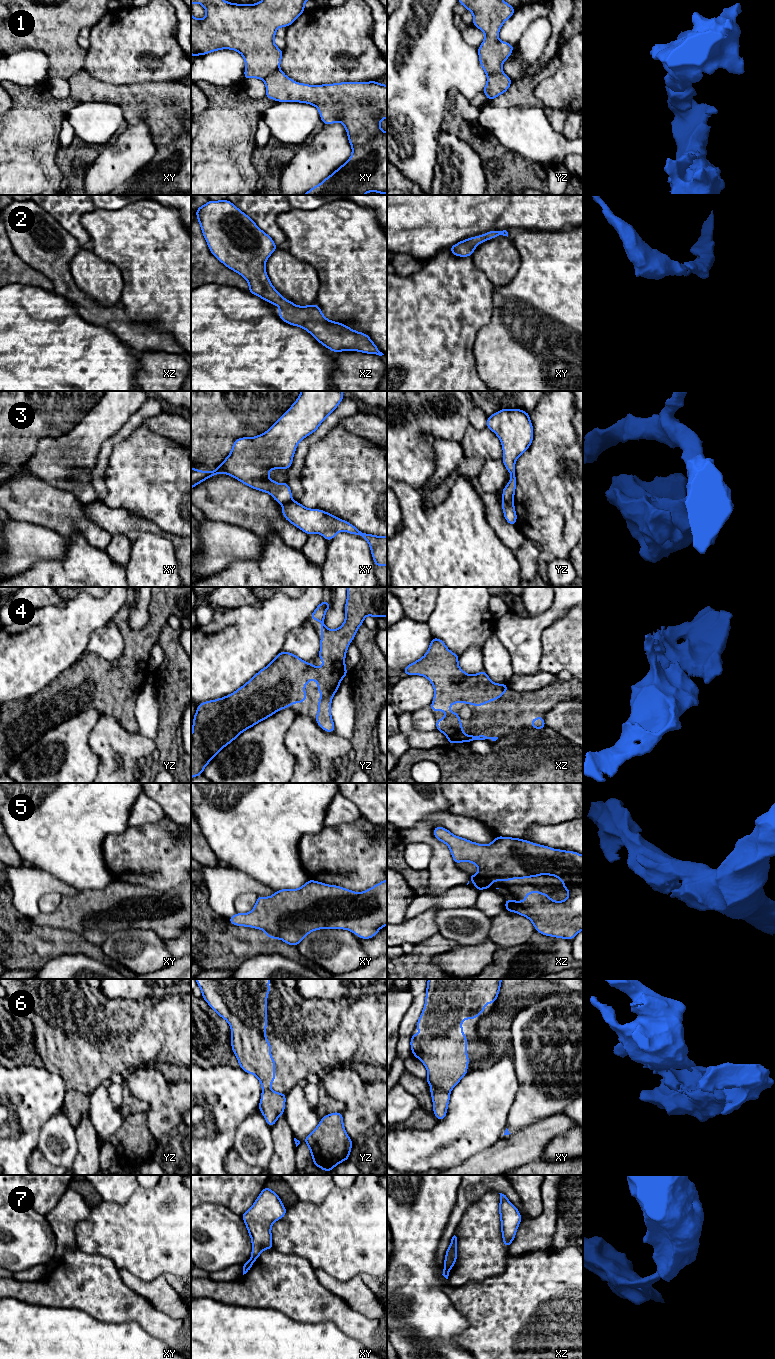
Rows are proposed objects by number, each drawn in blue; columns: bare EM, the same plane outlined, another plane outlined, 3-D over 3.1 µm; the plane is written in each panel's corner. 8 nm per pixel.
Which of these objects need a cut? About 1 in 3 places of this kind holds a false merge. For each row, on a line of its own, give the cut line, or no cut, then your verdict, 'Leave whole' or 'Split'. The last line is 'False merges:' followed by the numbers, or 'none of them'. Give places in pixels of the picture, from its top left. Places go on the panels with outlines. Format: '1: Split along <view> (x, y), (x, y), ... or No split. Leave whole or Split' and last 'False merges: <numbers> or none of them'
1: Split along xy (278, 68), (263, 79). Split
2: No split. Leave whole
3: Split along yz (503, 500), (512, 502). Split
4: No split. Leave whole
5: No split. Leave whole
6: Split along xy (432, 1086), (449, 1091). Split
7: Split along xz (444, 1266), (449, 1270). Split
False merges: 1, 3, 6, 7

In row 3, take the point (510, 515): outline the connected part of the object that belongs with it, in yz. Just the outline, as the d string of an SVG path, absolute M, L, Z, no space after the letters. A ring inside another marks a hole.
M502 501L502 510L505 520L512 526L515 526L517 521L517 514L515 512L515 505L513 502Z

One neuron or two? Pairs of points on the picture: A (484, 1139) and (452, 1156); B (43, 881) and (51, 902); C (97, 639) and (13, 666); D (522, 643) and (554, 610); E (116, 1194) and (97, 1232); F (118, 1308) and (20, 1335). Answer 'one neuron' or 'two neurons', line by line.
A: one neuron
B: two neurons
C: two neurons
D: one neuron
E: two neurons
F: two neurons

